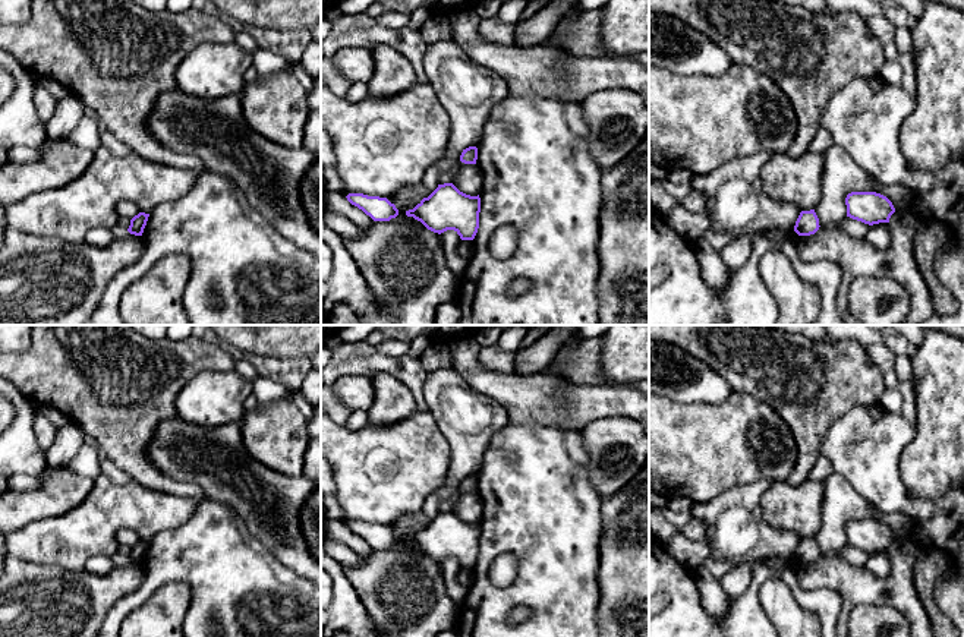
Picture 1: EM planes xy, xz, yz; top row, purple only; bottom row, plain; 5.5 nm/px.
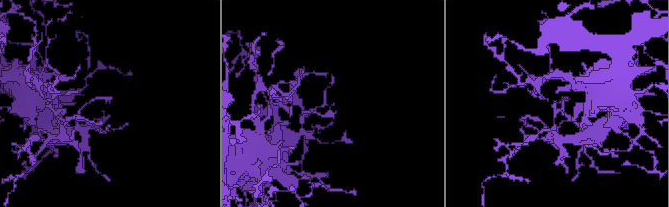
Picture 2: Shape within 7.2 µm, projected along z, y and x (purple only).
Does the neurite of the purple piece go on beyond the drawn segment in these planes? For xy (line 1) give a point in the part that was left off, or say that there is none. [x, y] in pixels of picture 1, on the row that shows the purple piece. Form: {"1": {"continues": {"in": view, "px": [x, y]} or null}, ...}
{"1": {"continues": null}}

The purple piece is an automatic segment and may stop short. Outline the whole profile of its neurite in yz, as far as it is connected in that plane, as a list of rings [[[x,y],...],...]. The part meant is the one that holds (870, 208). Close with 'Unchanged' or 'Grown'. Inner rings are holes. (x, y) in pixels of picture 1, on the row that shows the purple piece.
[[[851,192],[845,198],[847,217],[873,226],[889,223],[895,212],[892,202],[876,192]]]. Unchanged

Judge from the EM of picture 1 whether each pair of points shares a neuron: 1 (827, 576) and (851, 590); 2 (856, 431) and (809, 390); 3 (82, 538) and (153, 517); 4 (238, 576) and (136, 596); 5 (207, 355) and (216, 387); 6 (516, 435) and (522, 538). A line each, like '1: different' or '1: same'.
1: same
2: different
3: same
4: same
5: different
6: same

